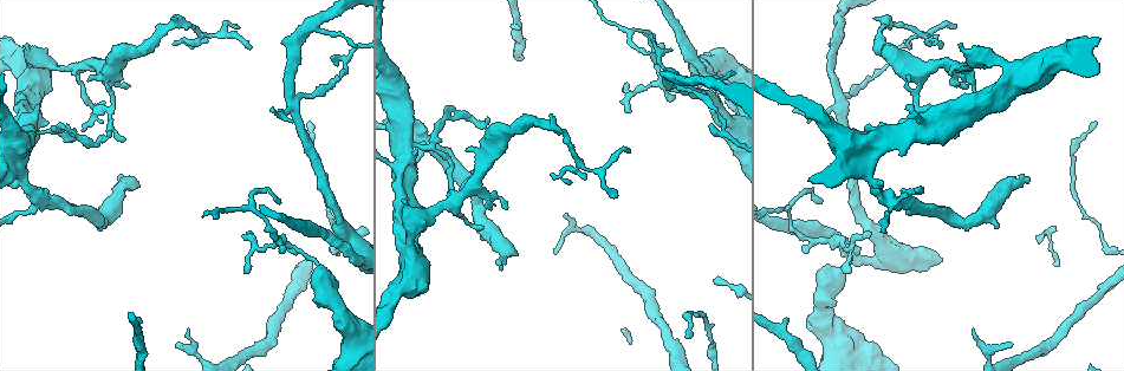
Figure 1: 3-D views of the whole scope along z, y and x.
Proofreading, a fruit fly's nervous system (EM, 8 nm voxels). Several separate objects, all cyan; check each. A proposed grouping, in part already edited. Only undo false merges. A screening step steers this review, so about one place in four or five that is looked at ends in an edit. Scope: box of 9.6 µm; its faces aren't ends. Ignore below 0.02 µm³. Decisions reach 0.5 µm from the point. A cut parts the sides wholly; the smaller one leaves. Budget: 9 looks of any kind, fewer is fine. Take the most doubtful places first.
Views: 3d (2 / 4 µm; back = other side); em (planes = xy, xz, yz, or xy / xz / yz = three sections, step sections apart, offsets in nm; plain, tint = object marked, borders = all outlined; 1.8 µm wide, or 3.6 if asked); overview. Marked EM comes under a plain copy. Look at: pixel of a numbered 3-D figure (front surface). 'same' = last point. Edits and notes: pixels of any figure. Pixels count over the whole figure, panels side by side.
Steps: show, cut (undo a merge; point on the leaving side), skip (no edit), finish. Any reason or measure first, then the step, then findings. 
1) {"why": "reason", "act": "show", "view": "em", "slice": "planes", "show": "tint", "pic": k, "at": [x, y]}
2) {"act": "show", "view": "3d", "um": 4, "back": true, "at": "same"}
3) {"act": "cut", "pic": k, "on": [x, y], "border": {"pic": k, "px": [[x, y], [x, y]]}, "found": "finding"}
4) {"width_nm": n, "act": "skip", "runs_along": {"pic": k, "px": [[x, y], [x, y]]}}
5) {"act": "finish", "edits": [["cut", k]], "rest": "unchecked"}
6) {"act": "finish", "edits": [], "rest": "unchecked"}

{"act": "show", "view": "3d", "um": 2, "pic": 1, "at": [839, 101]}

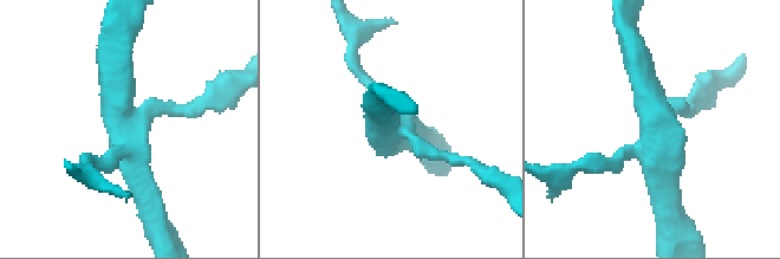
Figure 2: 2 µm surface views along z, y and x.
{"why": "shape alone is not enough", "act": "show", "view": "em", "slice": "planes", "show": "borders", "pic": 2, "at": [389, 132]}

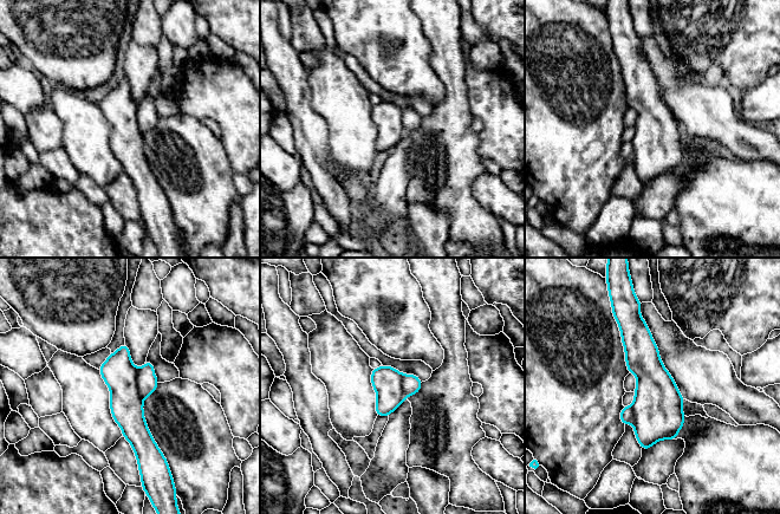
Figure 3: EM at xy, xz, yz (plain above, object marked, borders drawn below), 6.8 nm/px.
{"act": "skip", "runs_along": {"pic": 3, "px": [[124, 347], [141, 460]]}, "found": "all the same neuron"}

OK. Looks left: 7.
{"act": "show", "view": "em", "slice": "planes", "show": "tint", "pic": 1, "at": [37, 204]}

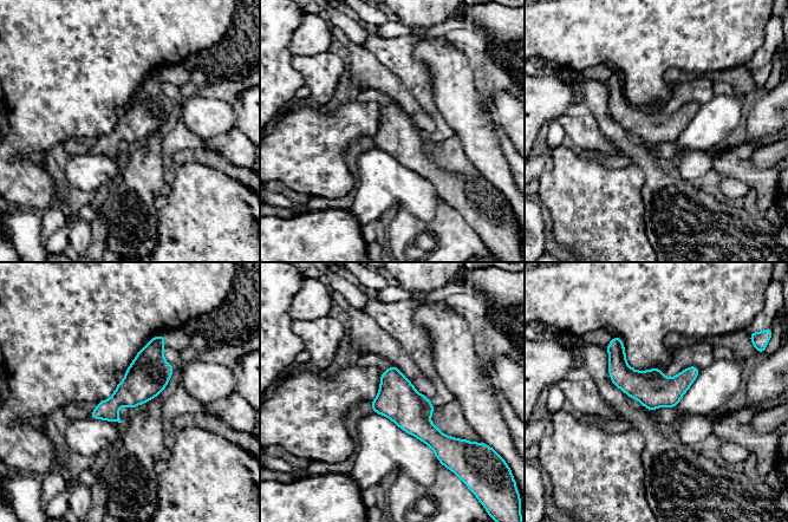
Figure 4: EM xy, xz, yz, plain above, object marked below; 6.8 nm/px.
{"act": "skip", "found": "one neuron here"}

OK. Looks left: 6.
{"why": "abrupt turn", "act": "show", "view": "em", "slice": "xy", "step": 16, "show": "tint", "pic": 1, "at": [845, 238]}

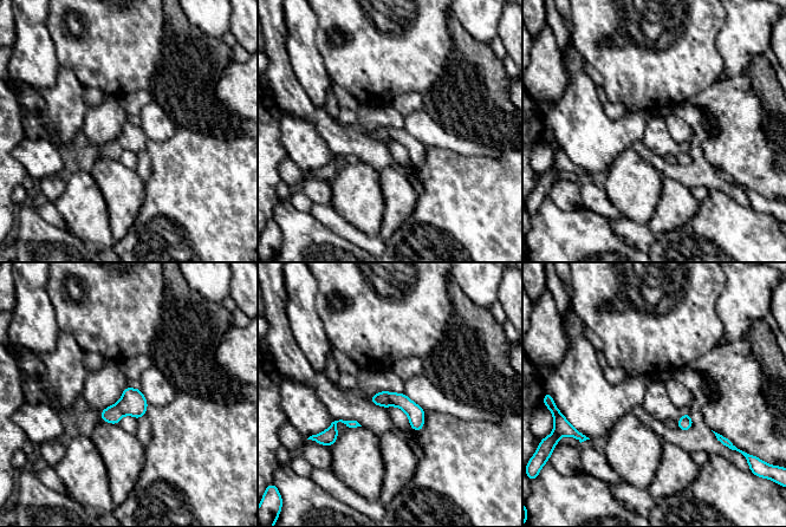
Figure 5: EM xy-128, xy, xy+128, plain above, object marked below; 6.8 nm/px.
{"why": "cut it another way", "act": "show", "view": "em", "slice": "planes", "show": "tint", "at": "same"}

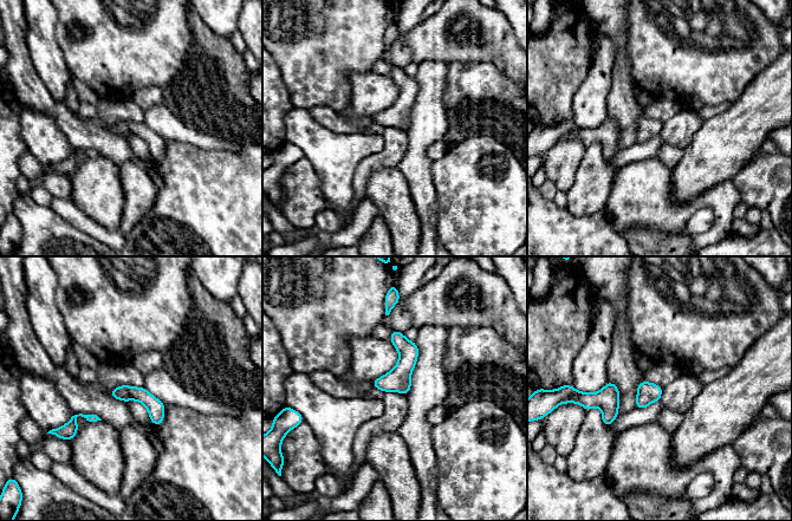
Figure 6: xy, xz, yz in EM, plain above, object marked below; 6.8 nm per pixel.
{"width_nm": 110, "act": "skip", "runs_along": {"pic": 6, "px": [[114, 393], [140, 393], [158, 421]]}, "found": "continuous, no second neuron"}

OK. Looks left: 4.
{"why": "abrupt turn", "act": "show", "view": "em", "slice": "planes", "show": "tint", "pic": 1, "at": [86, 65]}

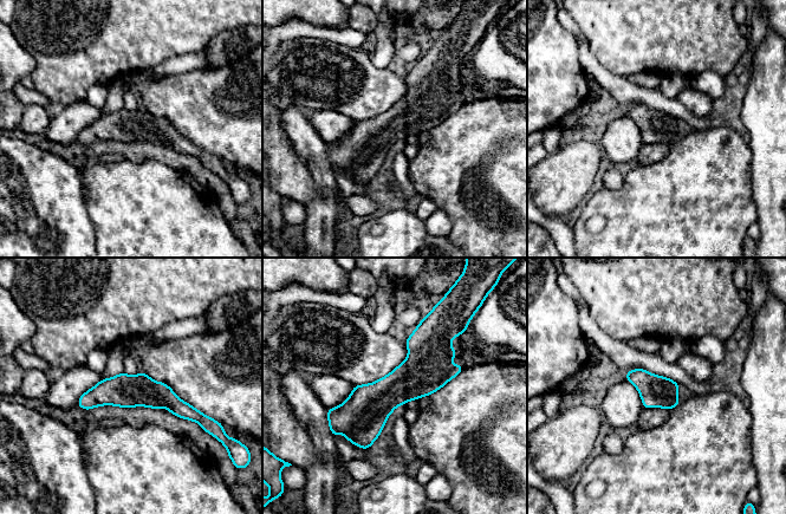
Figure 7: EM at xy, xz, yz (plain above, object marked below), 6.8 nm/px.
{"act": "skip", "runs_along": {"pic": 7, "px": [[432, 330], [427, 352], [337, 430]]}, "found": "one neuron here"}

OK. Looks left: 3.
{"act": "finish", "edits": [], "rest": "unchecked"}

